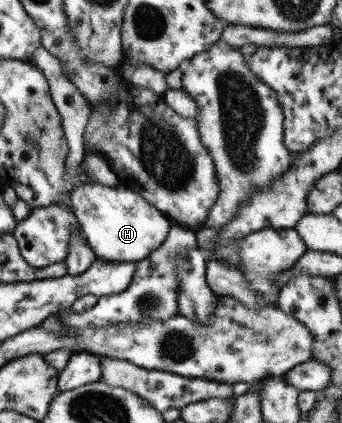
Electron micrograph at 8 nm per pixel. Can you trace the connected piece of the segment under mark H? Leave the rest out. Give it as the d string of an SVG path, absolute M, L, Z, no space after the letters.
M97 183L79 185L69 192L68 200L69 209L77 219L81 235L96 258L101 261L115 263L143 261L165 240L171 227L169 220L154 206L149 205L139 195L120 186L109 187Z

